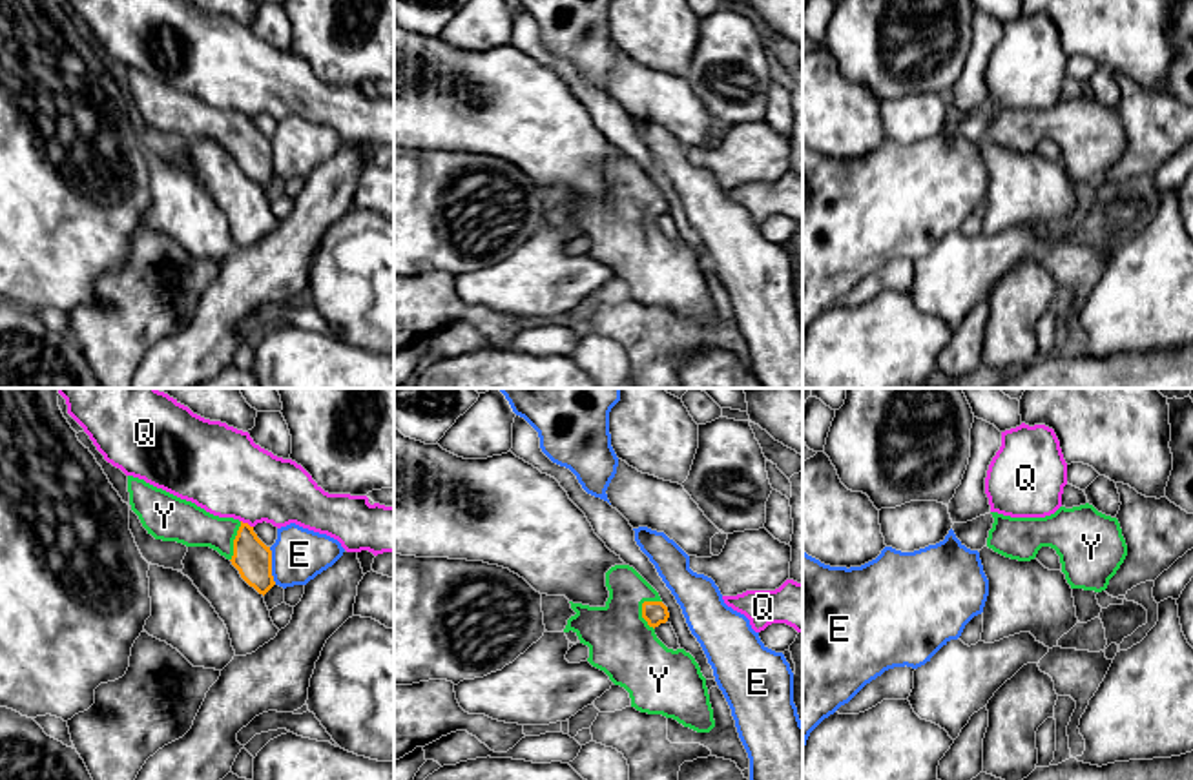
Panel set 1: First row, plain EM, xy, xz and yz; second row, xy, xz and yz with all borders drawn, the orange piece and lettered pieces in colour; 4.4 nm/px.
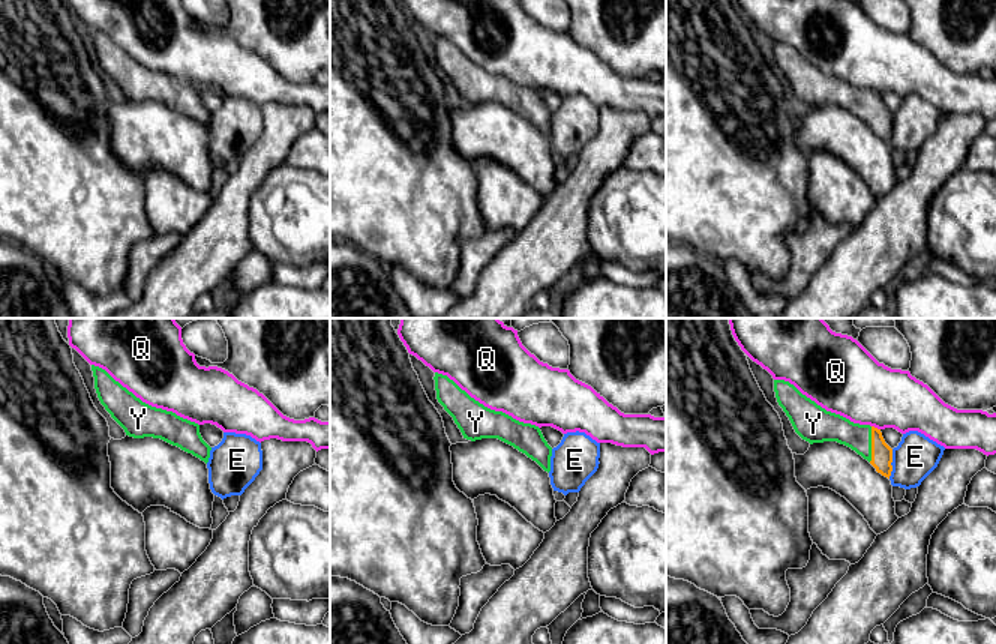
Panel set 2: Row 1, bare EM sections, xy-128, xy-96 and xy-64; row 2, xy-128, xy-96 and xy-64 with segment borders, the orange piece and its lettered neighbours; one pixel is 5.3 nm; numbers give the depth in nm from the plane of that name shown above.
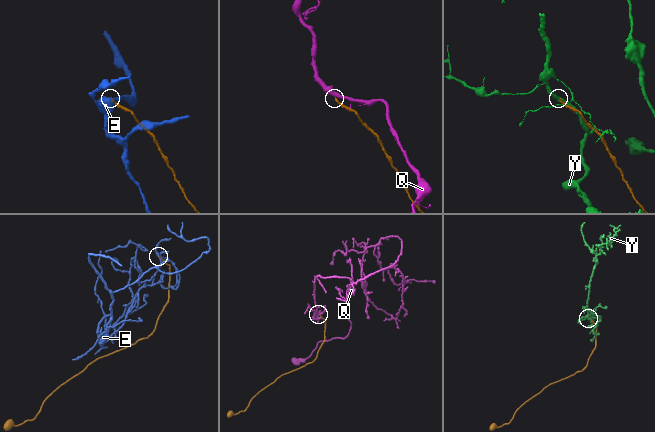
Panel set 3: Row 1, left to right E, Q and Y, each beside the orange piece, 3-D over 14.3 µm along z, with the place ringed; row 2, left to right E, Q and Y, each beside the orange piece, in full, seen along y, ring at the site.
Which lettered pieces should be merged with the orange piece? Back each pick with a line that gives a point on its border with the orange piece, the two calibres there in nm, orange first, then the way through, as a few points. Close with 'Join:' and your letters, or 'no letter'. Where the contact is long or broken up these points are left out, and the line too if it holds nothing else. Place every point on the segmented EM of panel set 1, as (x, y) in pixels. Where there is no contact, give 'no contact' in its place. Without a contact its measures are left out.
Y: meets orange in xz at (643, 615); 110 nm thick on the orange side, 280 nm on the other
Join: Y

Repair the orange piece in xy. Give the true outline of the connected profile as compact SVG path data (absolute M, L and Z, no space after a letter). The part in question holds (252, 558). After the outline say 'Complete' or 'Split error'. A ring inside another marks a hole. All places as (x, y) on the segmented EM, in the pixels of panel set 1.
M128 476L128 492L131 510L155 539L217 550L263 596L275 585L272 550L248 523L213 516L195 503L133 476Z. Split error

